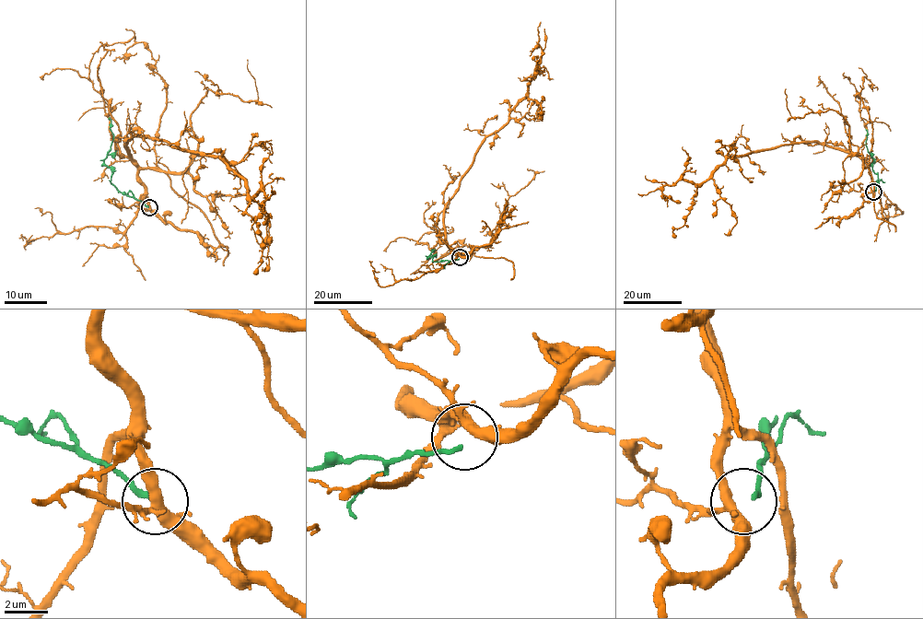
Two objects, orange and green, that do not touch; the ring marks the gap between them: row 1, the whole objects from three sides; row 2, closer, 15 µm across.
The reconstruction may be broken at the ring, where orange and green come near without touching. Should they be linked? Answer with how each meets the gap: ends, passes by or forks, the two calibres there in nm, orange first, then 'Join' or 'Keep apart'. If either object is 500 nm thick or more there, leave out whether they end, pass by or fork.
At the ring orange forks. At the ring green ends. Thickness 400 nm (orange) against 240 nm. Keep apart

